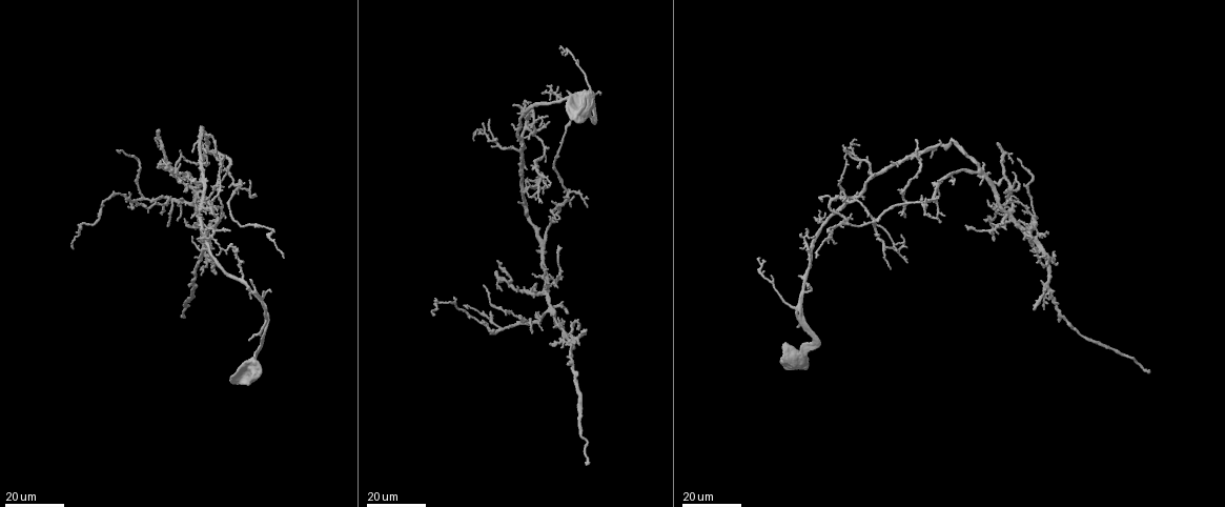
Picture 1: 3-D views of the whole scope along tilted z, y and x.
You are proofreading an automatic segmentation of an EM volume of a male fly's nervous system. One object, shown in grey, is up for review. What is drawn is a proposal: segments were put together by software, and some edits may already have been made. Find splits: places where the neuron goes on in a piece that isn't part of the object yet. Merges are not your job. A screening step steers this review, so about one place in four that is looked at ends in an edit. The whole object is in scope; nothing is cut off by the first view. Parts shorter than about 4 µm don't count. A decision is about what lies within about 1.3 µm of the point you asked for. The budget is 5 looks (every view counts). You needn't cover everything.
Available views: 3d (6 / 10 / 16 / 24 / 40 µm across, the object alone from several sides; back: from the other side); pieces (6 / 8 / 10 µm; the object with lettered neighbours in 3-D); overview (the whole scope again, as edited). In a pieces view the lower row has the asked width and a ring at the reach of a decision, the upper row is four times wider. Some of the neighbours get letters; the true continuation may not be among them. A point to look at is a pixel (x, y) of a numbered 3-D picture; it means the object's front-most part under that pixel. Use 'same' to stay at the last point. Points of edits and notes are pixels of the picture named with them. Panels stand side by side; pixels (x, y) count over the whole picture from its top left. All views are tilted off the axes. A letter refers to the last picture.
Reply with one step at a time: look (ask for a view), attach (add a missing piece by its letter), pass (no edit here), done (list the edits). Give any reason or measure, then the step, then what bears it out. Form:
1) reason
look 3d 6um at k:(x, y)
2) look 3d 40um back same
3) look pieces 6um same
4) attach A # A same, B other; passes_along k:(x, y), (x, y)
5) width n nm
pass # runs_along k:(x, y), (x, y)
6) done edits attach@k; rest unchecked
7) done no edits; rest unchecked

tapers out
look 3d 24um at 1:(497, 260)

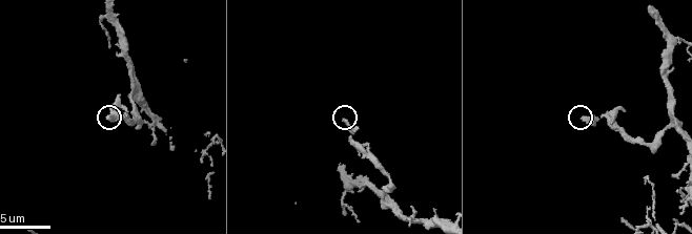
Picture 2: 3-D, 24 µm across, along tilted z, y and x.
look pieces 8um at 2:(581, 119)

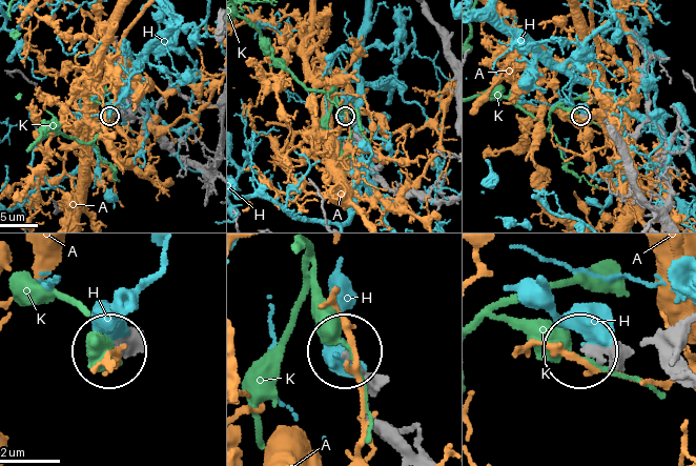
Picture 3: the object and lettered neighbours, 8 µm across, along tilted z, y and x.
pass # A other, H other, K other; no lettered piece goes on from it

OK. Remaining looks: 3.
thin end
look 3d 24um at 1:(939, 198)

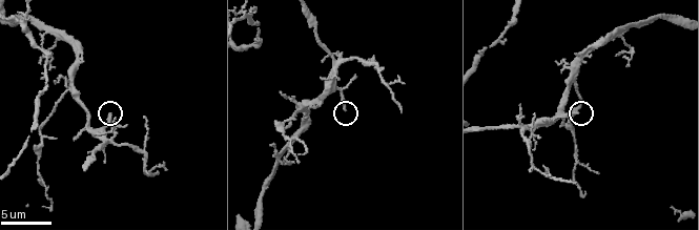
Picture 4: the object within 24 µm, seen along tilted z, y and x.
what lies round it
look pieces 8um at 4:(577, 111)

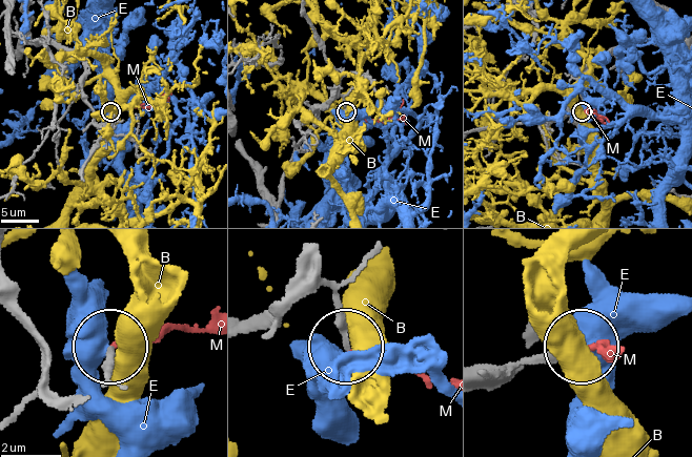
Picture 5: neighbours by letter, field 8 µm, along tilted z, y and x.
width 180 nm
attach M # B other, E other, M same; passes_along 5:(102, 381), (110, 349), (178, 326), (205, 331); it goes on there

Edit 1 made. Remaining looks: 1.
done edits attach@5; rest unchecked

